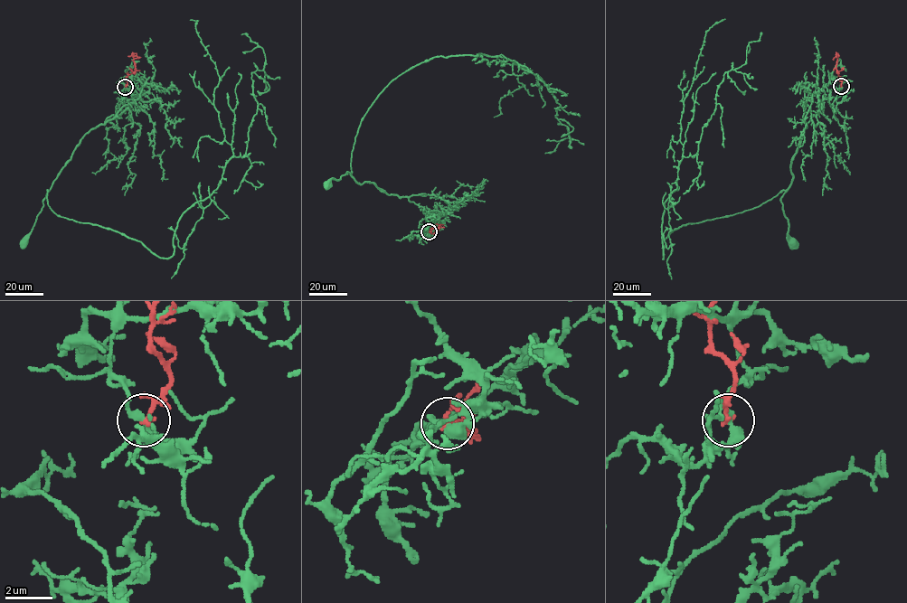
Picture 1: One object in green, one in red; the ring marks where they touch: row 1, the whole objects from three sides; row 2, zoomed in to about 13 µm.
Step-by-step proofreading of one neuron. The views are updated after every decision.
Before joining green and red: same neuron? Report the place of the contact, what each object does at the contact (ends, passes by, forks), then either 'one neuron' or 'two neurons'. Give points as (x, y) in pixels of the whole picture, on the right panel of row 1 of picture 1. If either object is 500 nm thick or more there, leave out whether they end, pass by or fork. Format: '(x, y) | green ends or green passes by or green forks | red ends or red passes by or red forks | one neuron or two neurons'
(841, 86) | green passes by | red passes by | two neurons

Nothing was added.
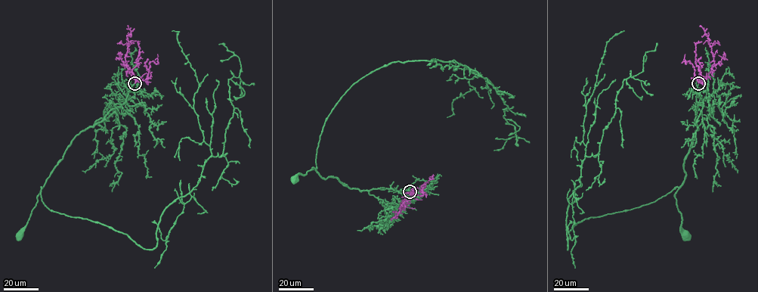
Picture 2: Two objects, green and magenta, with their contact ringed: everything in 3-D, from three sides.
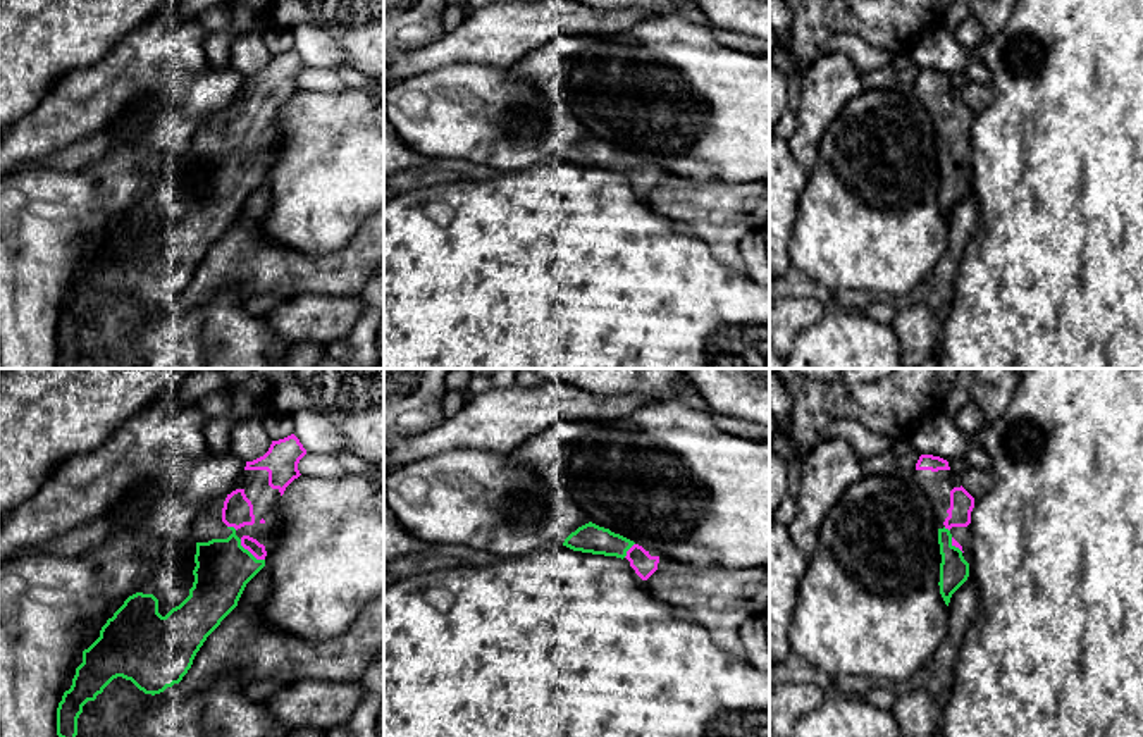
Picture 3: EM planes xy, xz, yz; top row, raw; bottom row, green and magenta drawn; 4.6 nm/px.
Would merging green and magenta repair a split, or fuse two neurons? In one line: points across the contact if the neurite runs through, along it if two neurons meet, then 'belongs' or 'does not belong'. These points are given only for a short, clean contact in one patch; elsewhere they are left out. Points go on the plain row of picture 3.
runs through xy (224, 181), (240, 174), (248, 166), (253, 161); belongs

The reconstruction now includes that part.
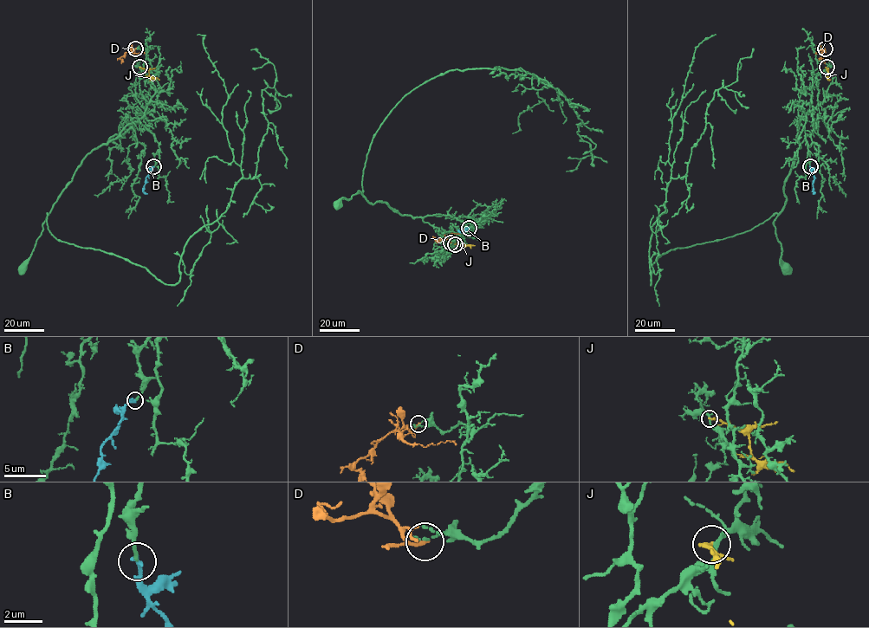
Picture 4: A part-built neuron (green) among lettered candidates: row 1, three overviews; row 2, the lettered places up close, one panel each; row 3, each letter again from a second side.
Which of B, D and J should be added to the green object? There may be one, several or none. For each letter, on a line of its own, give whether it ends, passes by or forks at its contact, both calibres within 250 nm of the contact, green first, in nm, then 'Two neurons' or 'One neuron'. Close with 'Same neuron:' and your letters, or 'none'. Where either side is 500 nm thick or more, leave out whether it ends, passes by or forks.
B: It ends there. Thickness 180 nm (green) against 280 nm. One neuron
D: It ends there. Thickness 130 nm (green) against 170 nm. Two neurons
J: It ends there. Thickness 200 nm (green) against 200 nm. Two neurons
Same neuron: B

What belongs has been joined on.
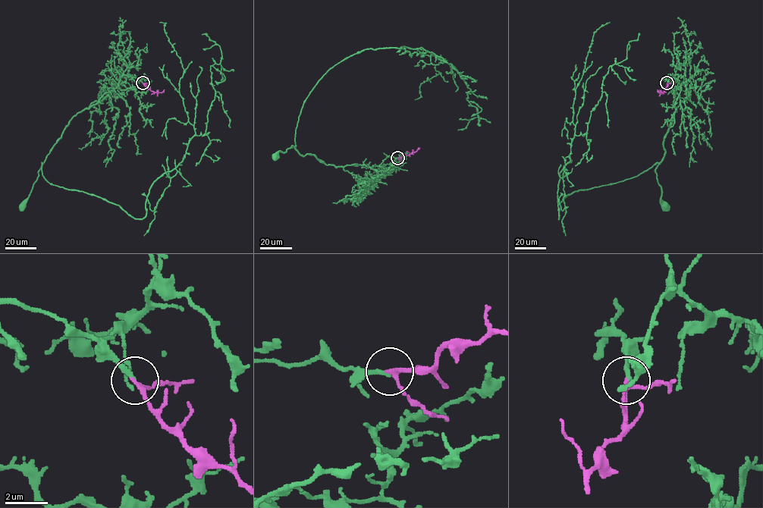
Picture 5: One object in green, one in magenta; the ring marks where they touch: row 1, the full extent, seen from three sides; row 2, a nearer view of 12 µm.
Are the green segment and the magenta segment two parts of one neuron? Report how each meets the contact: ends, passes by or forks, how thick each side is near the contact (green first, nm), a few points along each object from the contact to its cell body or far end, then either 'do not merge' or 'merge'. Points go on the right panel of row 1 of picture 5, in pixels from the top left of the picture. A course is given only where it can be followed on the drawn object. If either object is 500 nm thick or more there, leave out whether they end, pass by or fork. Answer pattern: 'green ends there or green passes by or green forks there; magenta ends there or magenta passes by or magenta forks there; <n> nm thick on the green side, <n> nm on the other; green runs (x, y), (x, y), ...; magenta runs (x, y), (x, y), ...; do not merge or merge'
green ends there; magenta passes by; 190 nm thick on the green side, 150 nm on the other; green runs (667, 83), (666, 77), (675, 74), (674, 117), (664, 139), (665, 155), (655, 169), (665, 206); magenta runs (667, 83), (664, 92), (657, 89); merge

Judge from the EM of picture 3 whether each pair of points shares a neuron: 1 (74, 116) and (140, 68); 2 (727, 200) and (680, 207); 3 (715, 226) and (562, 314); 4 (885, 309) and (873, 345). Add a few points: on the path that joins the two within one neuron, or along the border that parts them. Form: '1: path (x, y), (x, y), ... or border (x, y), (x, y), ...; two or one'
1: path (90, 100), (124, 78); one
2: path (715, 205), (692, 205); one
3: border (663, 216), (682, 221), (725, 266); two
4: border (863, 310), (875, 321), (889, 324); two

